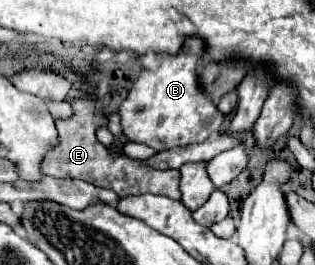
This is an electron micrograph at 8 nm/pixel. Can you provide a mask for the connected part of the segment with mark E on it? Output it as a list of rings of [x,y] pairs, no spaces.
[[[74,101],[72,103],[74,117],[66,121],[56,121],[58,127],[58,149],[50,153],[50,161],[42,165],[42,171],[52,177],[60,179],[82,179],[90,181],[92,185],[102,185],[106,189],[114,189],[118,197],[128,197],[128,195],[144,195],[144,193],[156,193],[156,195],[166,195],[170,199],[180,199],[180,171],[178,169],[166,169],[166,171],[156,171],[156,169],[146,169],[136,159],[130,159],[128,155],[122,153],[122,157],[110,157],[110,151],[98,143],[94,131],[98,125],[104,125],[104,117],[98,115],[98,107],[86,101]]]

